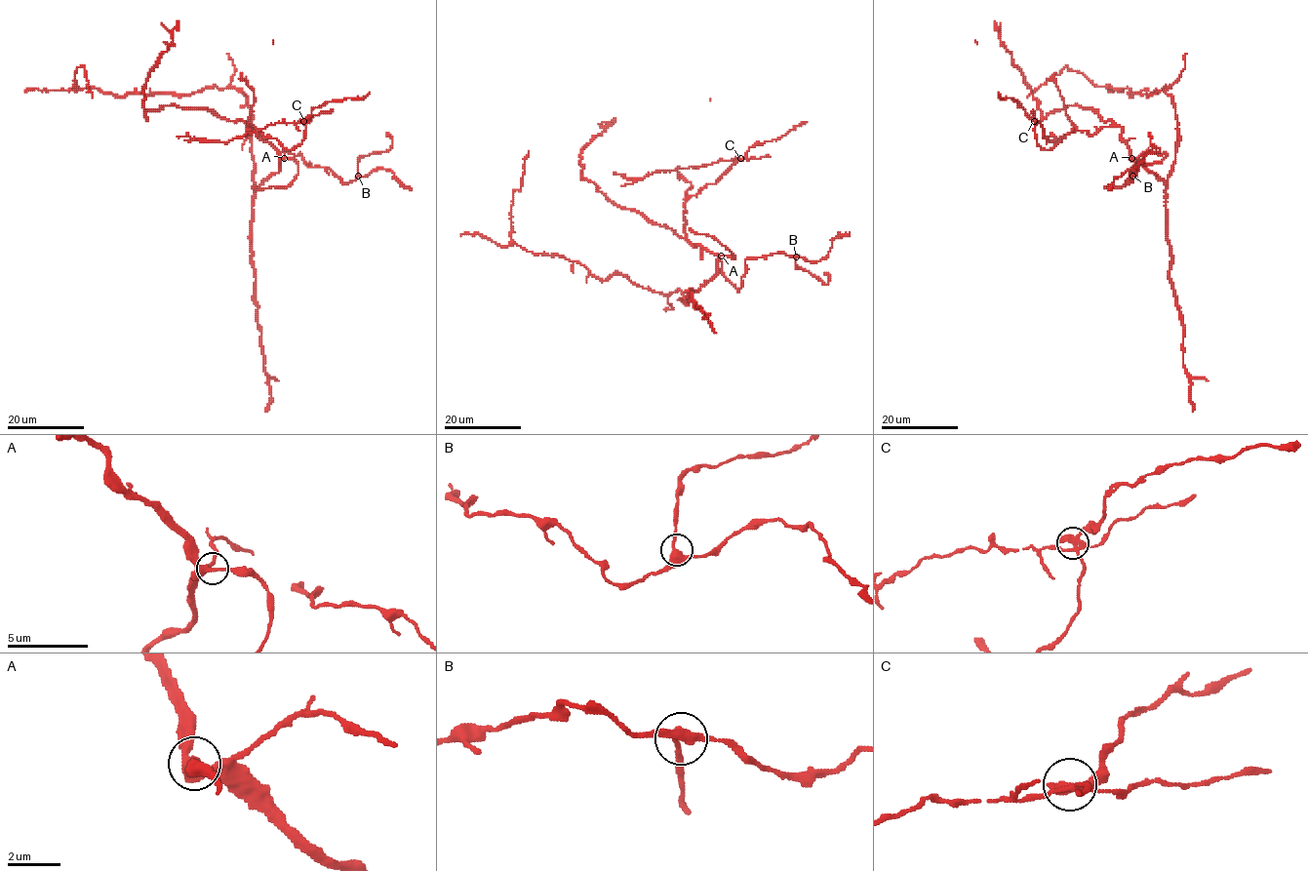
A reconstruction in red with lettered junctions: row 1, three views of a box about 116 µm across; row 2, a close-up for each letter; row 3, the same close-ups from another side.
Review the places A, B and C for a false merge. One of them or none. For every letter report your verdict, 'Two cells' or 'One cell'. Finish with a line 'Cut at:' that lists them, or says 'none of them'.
A: One cell
B: One cell
C: Two cells
Cut at: C

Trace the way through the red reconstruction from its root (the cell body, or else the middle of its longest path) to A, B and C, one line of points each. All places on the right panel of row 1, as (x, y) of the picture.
A: (1171, 173), (1167, 185), (1131, 158)
B: (1171, 173), (1167, 185), (1137, 158), (1147, 151), (1164, 153), (1165, 157), (1133, 167), (1128, 182), (1132, 176)
C: (1171, 173), (1167, 185), (1133, 159), (1118, 126), (1101, 127), (1092, 135), (1076, 130), (1043, 149), (1034, 121)

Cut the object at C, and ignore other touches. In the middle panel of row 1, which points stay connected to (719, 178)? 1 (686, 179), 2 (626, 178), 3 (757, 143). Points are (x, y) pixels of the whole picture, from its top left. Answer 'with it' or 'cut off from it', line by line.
1: with it
2: cut off from it
3: with it

